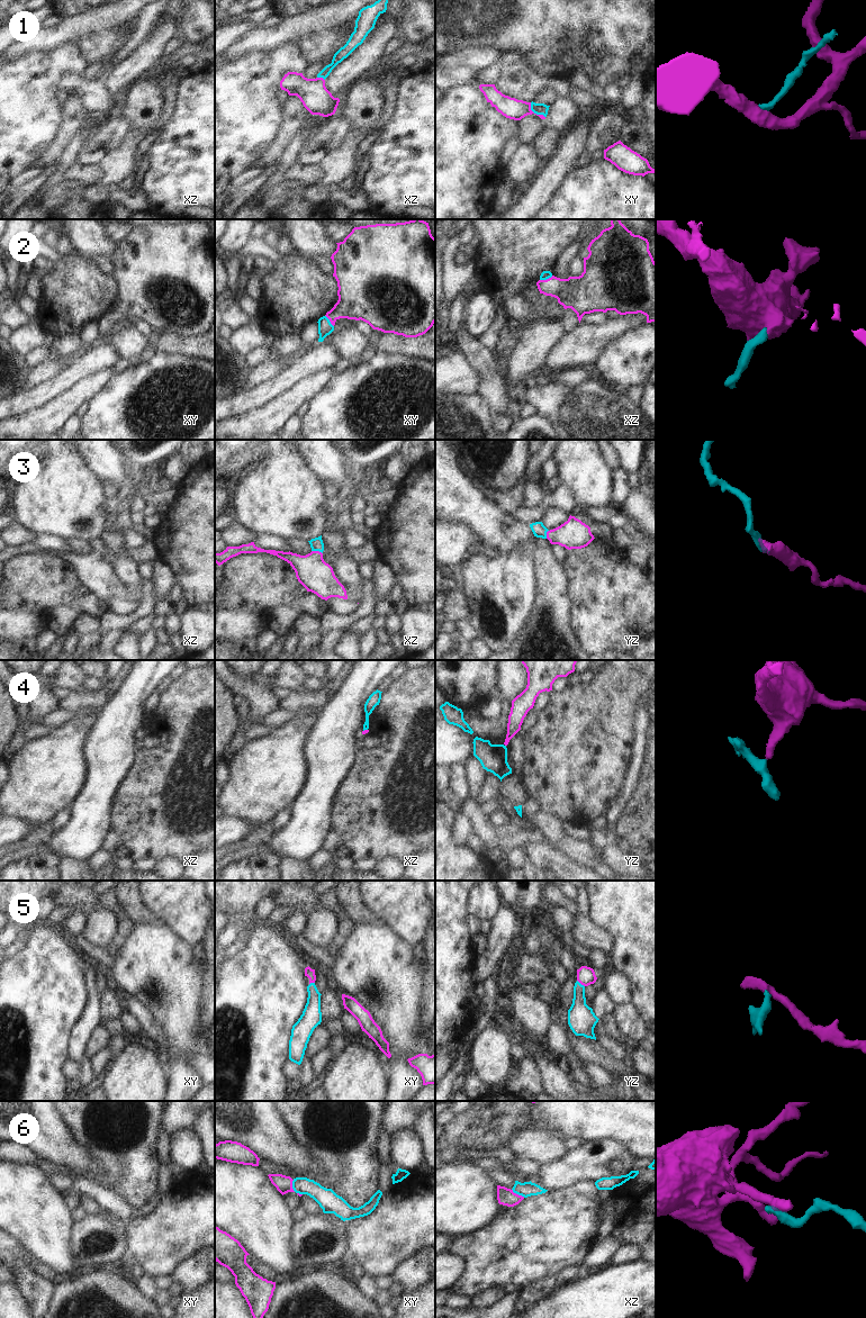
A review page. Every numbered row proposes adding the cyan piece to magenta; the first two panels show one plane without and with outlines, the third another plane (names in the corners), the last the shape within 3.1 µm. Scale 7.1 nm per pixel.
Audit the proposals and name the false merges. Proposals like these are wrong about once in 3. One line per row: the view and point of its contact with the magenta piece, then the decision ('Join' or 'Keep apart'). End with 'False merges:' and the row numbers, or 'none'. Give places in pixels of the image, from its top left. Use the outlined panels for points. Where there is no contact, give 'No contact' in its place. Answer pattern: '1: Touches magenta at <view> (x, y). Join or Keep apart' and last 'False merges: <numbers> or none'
1: Touches magenta at xy (533, 113). Keep apart
2: Touches magenta at xz (547, 279). Join
3: Touches magenta at xz (317, 551). Join
4: Touches magenta at xz (364, 730). Keep apart
5: Touches magenta at yz (580, 983). Join
6: Touches magenta at xz (517, 1194). Keep apart
False merges: 1, 4, 6.

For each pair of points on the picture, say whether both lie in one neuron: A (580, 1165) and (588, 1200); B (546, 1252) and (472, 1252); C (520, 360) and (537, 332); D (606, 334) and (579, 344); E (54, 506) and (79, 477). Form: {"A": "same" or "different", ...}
{"A": "different", "B": "same", "C": "same", "D": "same", "E": "same"}

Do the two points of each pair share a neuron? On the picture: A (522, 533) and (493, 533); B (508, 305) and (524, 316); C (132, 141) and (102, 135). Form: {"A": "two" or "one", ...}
{"A": "one", "B": "one", "C": "two"}

